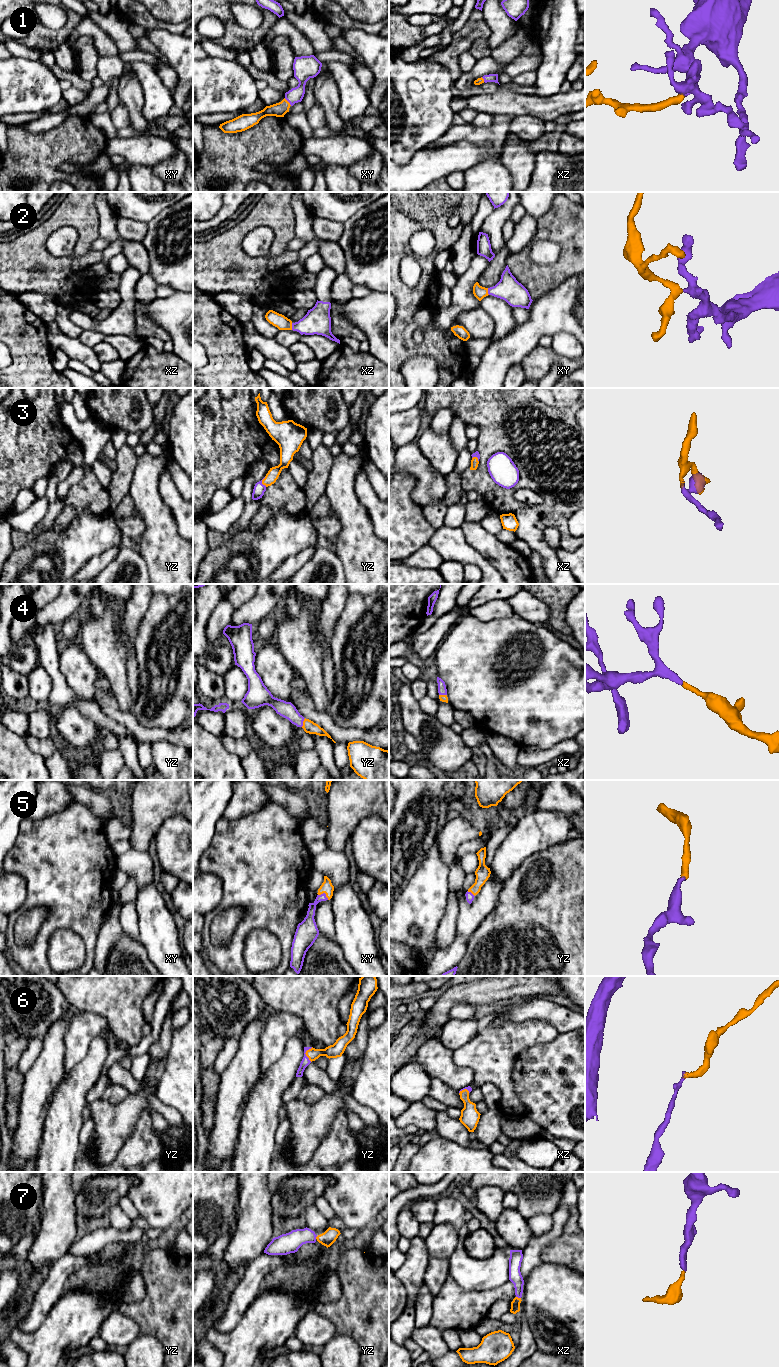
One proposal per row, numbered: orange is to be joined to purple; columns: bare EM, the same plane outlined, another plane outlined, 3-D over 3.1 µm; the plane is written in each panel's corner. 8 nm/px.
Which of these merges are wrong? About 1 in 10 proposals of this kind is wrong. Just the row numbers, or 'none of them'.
none of them

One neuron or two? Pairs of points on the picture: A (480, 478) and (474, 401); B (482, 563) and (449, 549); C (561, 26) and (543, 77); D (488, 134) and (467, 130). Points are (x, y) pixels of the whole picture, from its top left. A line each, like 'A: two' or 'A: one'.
A: one
B: one
C: one
D: one

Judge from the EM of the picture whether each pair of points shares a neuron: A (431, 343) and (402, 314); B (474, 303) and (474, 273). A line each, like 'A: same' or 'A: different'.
A: same
B: same

